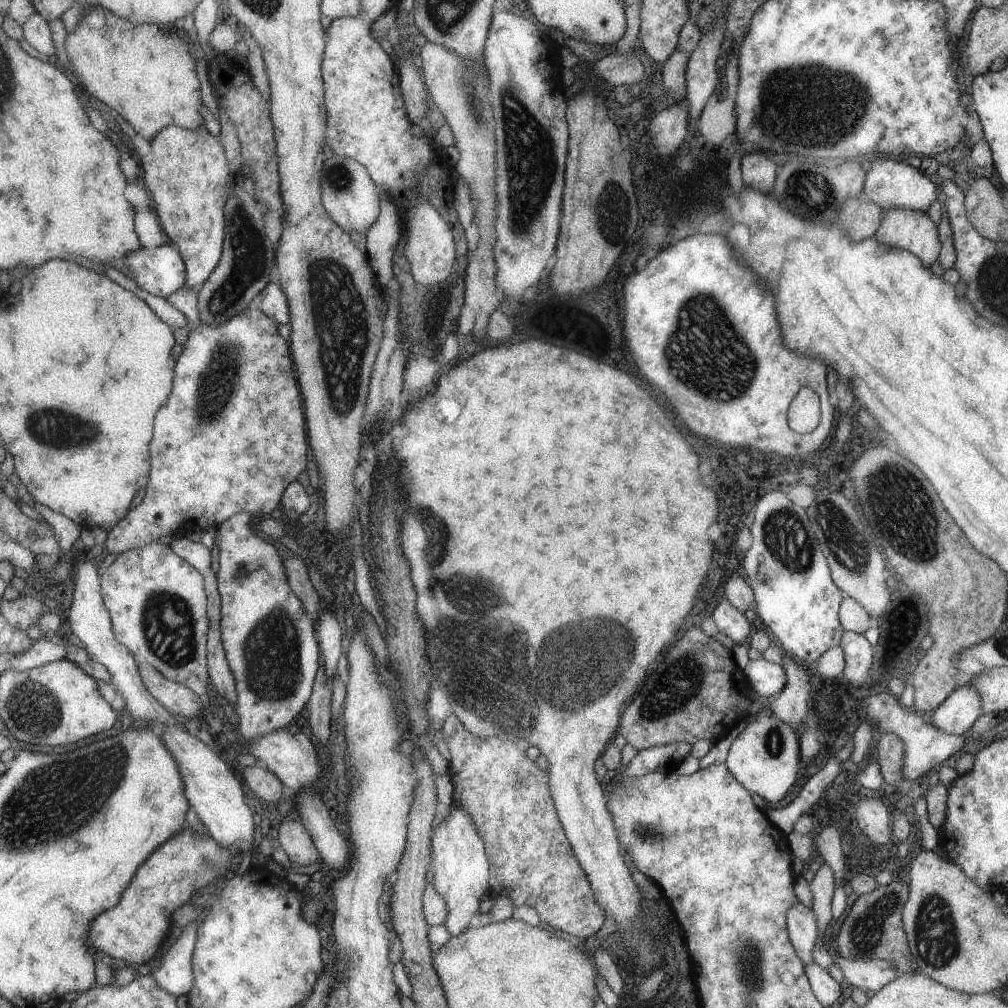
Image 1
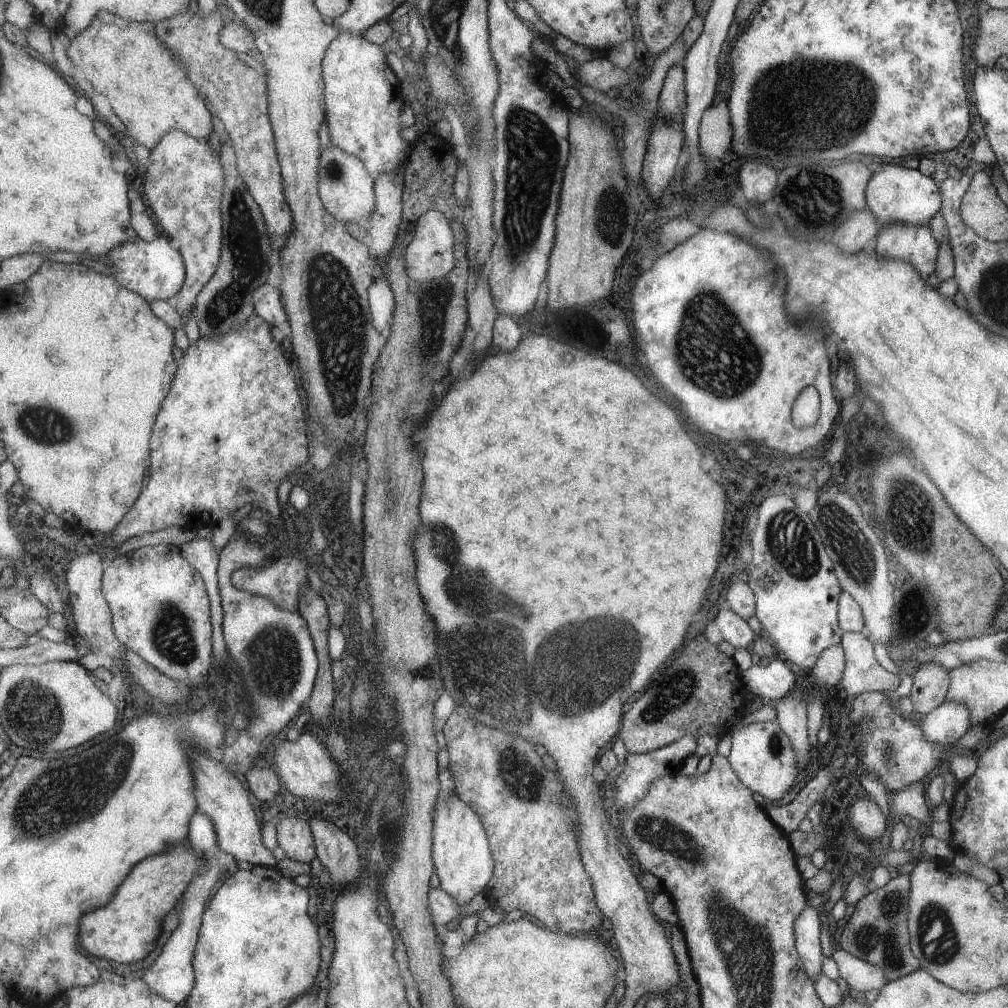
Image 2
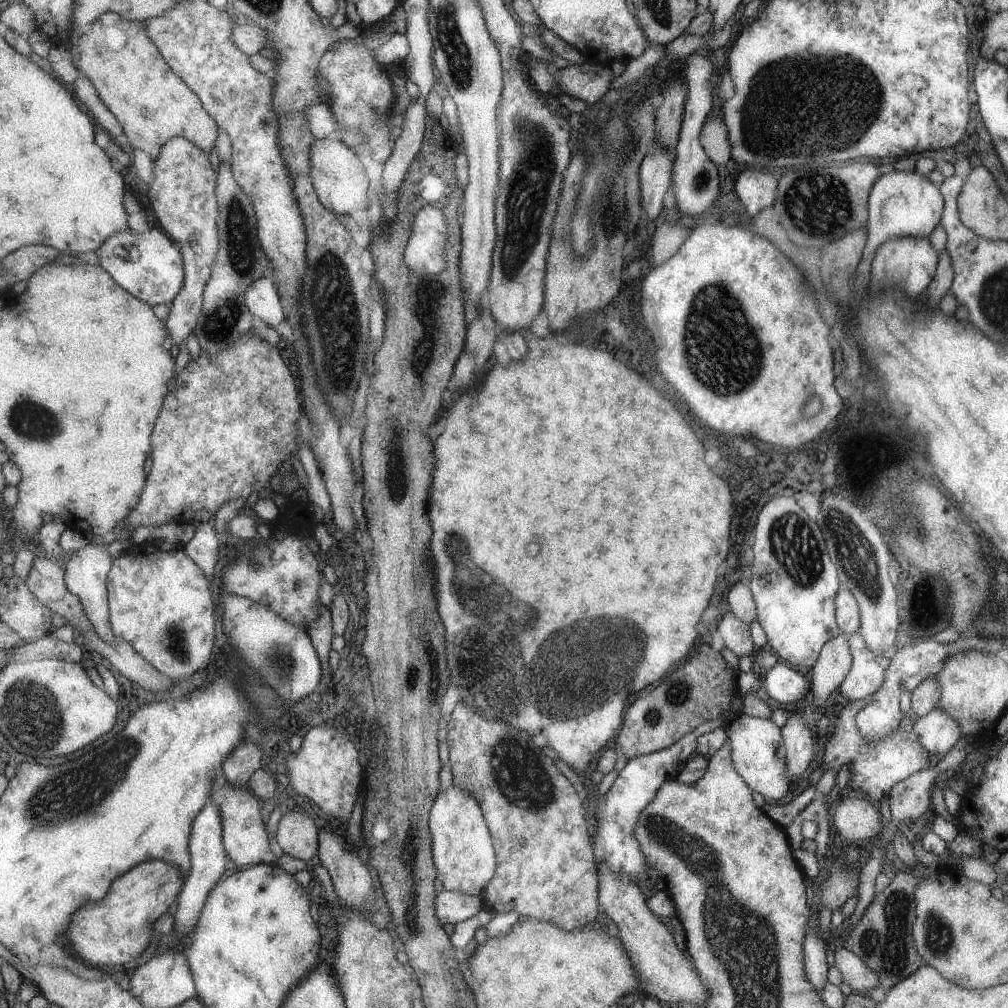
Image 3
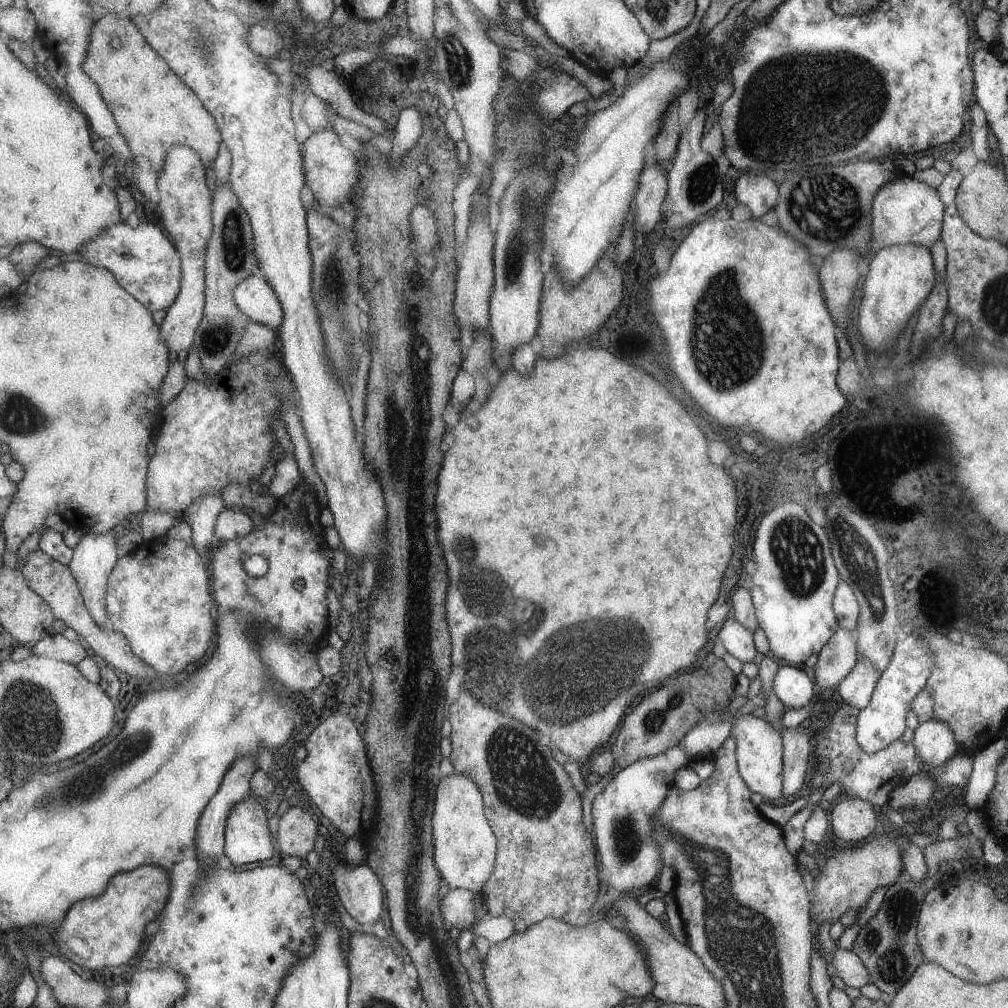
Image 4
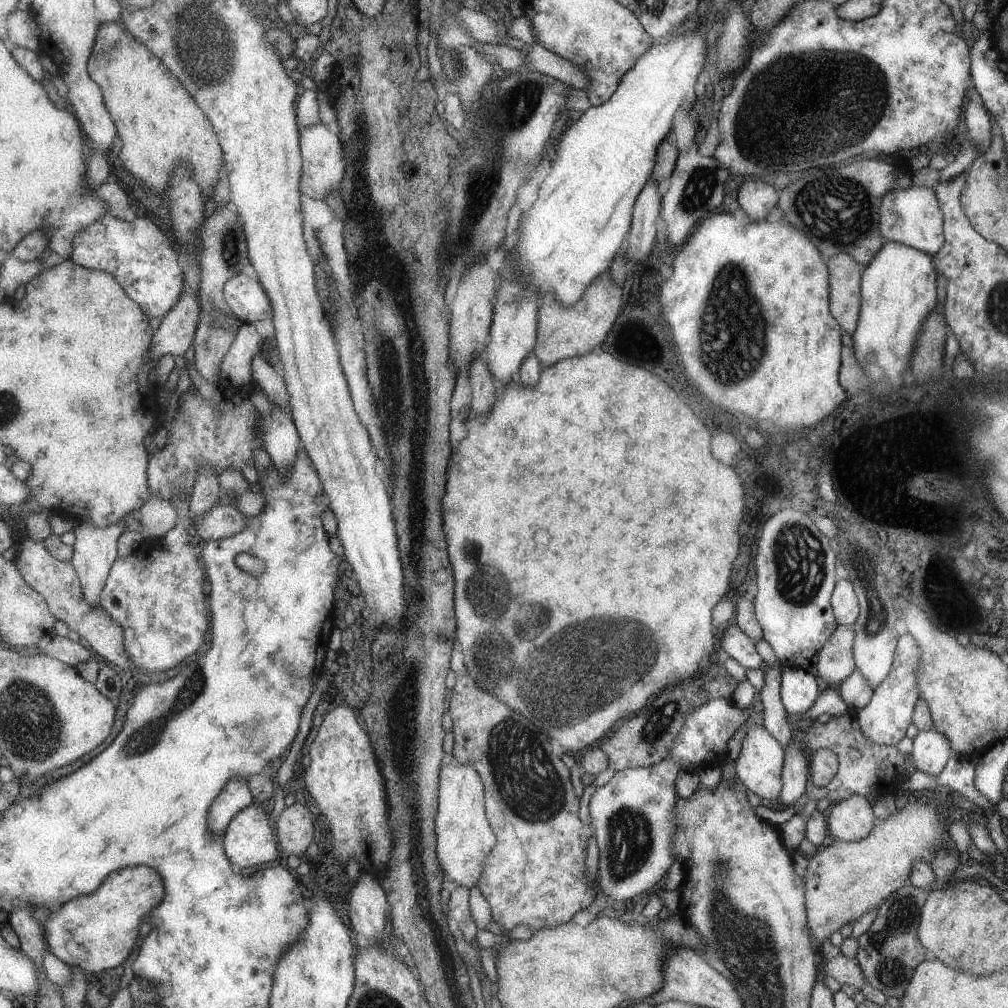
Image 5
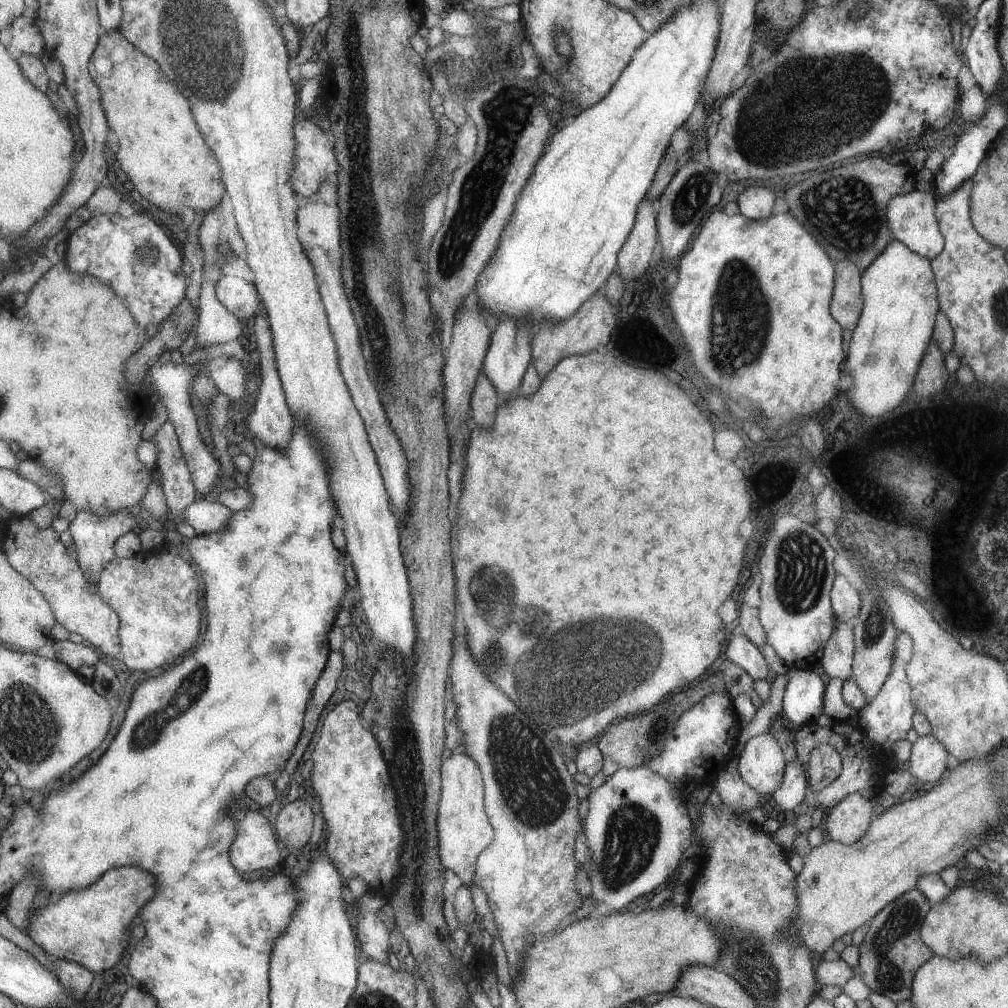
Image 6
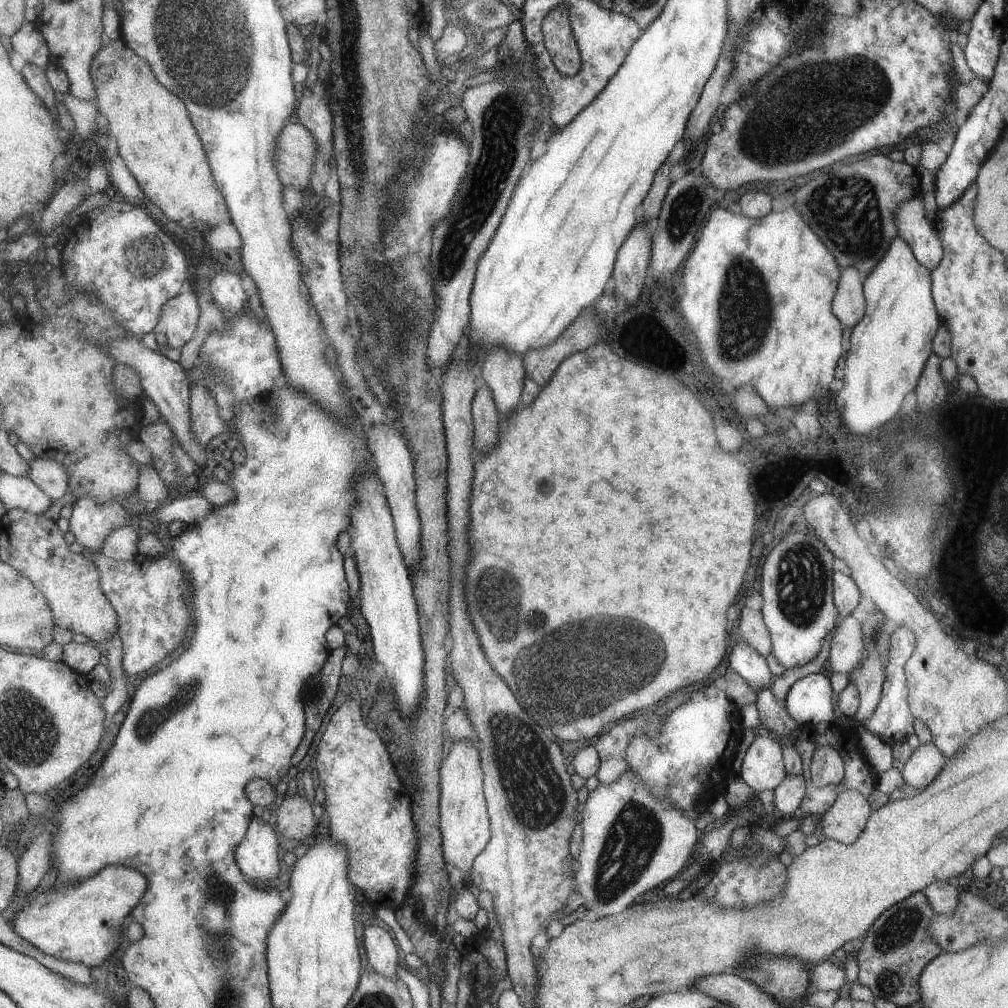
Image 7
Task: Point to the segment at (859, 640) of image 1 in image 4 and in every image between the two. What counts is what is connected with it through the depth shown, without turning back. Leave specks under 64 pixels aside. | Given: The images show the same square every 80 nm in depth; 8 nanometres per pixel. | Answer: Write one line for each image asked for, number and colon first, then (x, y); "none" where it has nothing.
2: (861, 674)
3: (866, 673)
4: (856, 688)

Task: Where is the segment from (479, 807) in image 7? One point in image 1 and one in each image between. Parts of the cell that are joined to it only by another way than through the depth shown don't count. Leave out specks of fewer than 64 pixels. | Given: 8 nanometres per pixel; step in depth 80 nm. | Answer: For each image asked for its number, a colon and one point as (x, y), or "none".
1: (460, 867)
2: (461, 855)
3: (462, 849)
4: (464, 844)
5: (463, 838)
6: (461, 825)

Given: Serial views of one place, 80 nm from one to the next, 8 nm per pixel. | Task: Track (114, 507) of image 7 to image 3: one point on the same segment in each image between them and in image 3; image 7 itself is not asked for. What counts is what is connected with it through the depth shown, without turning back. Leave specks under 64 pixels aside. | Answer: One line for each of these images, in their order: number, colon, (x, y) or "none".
3: (87, 571)
4: (93, 561)
5: (96, 550)
6: (95, 538)

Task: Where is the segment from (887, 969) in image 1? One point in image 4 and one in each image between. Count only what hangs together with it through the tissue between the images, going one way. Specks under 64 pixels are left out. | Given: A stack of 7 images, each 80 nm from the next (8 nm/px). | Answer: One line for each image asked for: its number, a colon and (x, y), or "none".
2: (860, 975)
3: (854, 973)
4: (847, 966)

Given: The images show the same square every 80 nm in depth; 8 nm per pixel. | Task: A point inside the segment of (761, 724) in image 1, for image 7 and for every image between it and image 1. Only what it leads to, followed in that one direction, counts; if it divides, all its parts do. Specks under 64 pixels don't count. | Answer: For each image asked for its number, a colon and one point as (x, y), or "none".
2: (761, 754)
3: (757, 752)
4: (758, 746)
5: (758, 766)
6: (760, 765)
7: (761, 768)

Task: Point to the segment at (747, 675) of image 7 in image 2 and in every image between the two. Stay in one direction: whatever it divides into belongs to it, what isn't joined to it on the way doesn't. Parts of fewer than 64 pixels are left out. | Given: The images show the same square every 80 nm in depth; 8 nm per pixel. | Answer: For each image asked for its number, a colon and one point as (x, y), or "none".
2: (734, 629)
3: (735, 634)
4: (737, 641)
5: (735, 643)
6: (739, 650)

